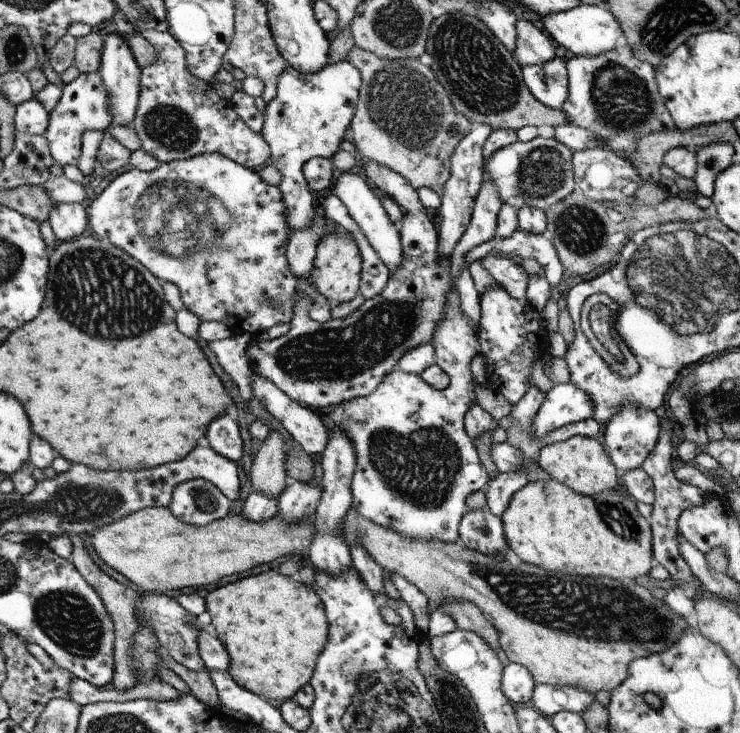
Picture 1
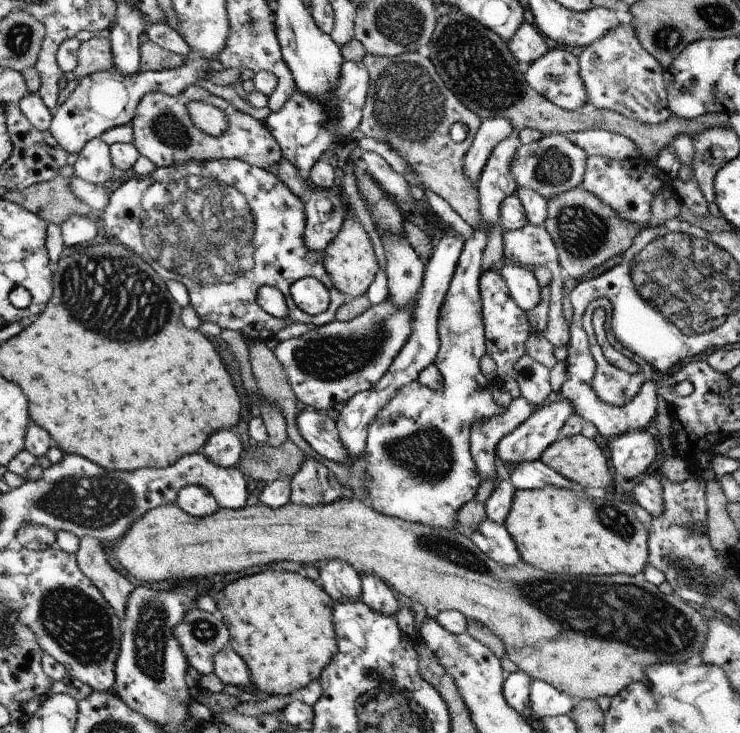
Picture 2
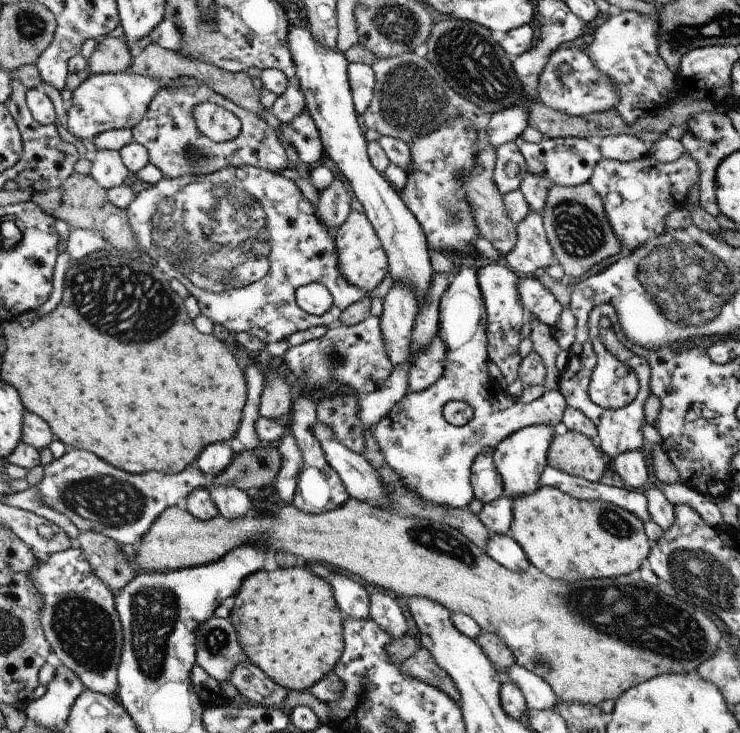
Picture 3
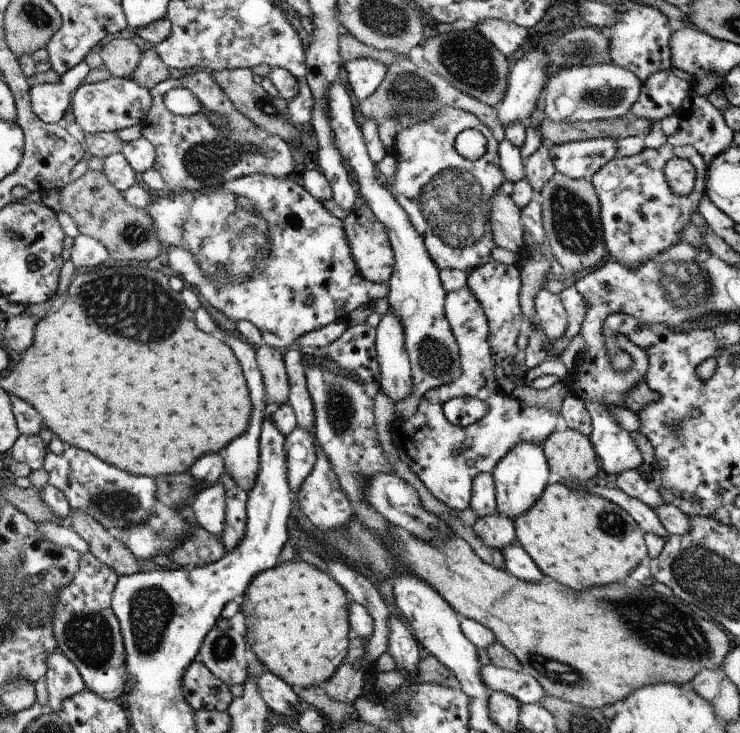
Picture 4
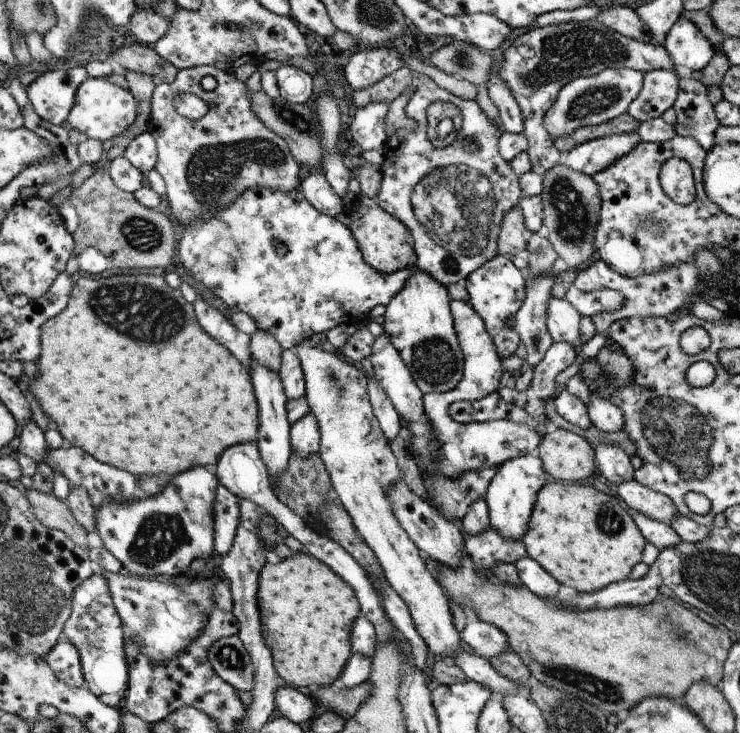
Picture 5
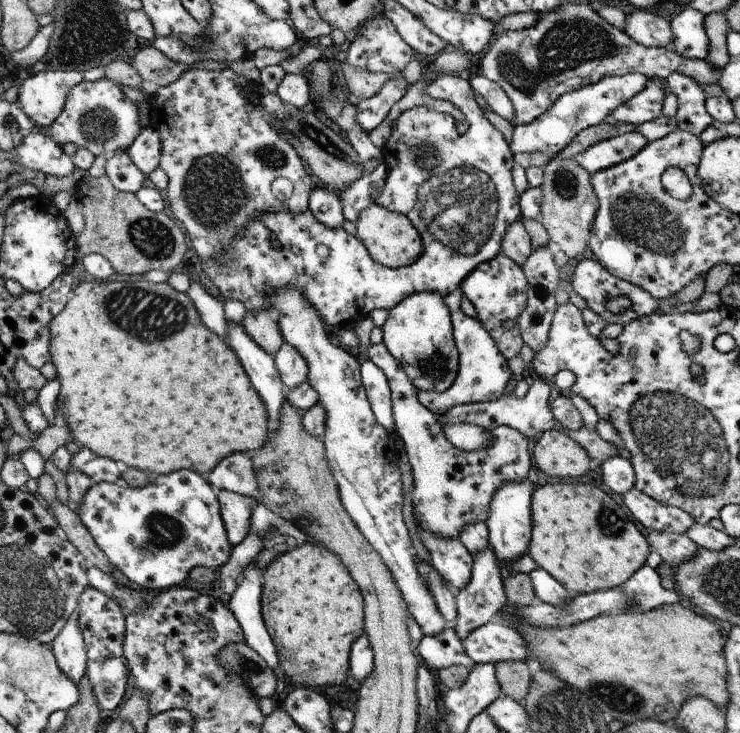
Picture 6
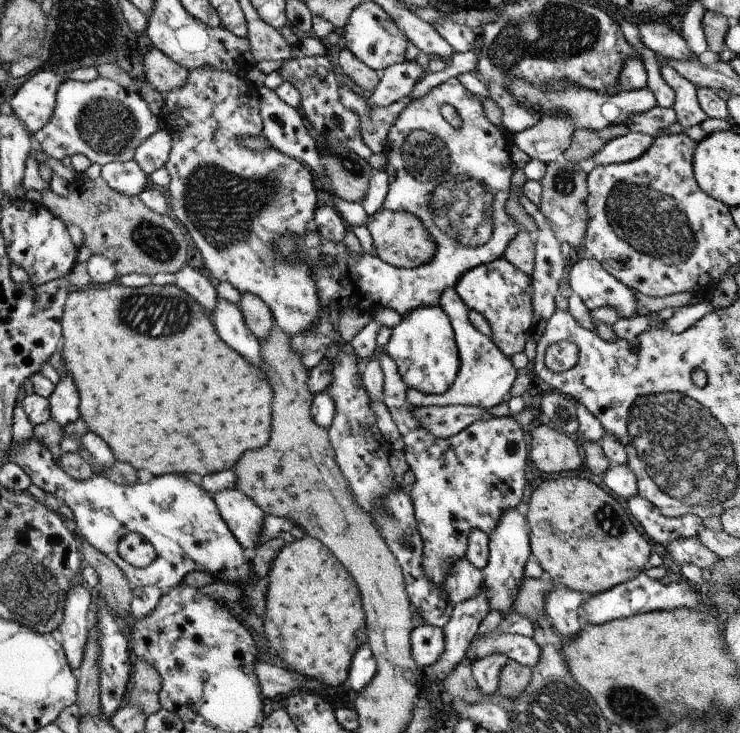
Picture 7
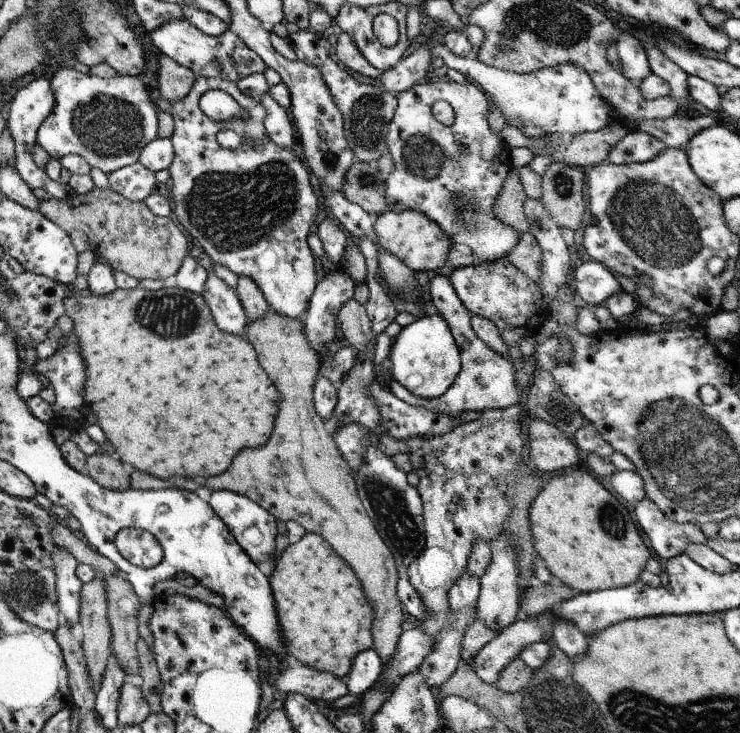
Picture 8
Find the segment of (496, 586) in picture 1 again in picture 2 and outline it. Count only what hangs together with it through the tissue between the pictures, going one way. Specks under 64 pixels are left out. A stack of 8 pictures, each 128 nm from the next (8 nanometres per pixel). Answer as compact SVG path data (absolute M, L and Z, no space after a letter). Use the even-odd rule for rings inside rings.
M349 496L336 502L308 506L308 504L288 503L278 508L272 508L266 505L258 504L245 506L242 509L220 509L211 514L210 517L193 517L184 512L178 505L162 505L155 509L150 509L138 521L133 522L131 529L119 540L114 542L112 549L114 555L120 561L120 564L140 582L162 582L162 580L184 580L192 581L196 579L214 580L214 576L225 576L229 572L240 572L244 568L252 566L264 566L264 564L275 565L278 561L296 561L307 566L309 562L324 562L341 560L350 565L359 575L376 575L380 577L387 585L394 590L398 597L405 601L413 601L422 604L432 613L442 611L457 610L468 619L482 623L489 628L503 643L508 654L508 658L518 666L519 670L525 672L532 679L545 680L548 684L557 688L560 692L575 698L575 700L592 699L600 696L616 696L618 692L625 689L632 683L640 683L646 680L645 675L649 666L675 662L682 664L688 660L698 660L703 646L705 645L709 628L705 617L697 612L692 606L685 603L676 593L667 595L662 593L657 586L650 584L646 579L642 580L642 574L627 575L624 573L615 575L583 575L574 577L573 575L559 575L558 573L546 573L543 570L534 568L526 561L522 560L514 566L500 564L492 560L485 552L482 552L478 545L472 542L472 539L463 530L441 529L426 526L422 523L412 523L402 520L398 517L388 517L377 510L374 510L366 502Z

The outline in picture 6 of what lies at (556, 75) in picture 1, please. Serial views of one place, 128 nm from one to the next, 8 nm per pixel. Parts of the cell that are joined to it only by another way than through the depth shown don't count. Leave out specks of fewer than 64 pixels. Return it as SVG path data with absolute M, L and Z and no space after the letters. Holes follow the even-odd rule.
M641 72L626 73L615 77L604 77L596 84L589 84L562 94L544 114L532 122L513 127L512 138L508 140L510 150L513 154L542 153L548 159L553 159L581 130L604 122L617 106L643 91L647 87L647 79L648 77Z

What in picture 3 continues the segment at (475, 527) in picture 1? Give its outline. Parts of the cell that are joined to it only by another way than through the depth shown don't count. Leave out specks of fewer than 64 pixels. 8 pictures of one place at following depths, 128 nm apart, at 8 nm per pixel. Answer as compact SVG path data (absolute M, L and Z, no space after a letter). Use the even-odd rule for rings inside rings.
M509 534L491 535L485 552L511 571L526 571L531 565L522 547Z

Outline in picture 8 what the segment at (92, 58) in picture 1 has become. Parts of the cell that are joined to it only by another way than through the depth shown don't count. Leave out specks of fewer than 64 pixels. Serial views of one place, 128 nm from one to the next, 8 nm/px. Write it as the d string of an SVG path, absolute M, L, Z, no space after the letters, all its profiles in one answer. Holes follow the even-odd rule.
M162 54L159 69L159 91L161 98L166 98L171 103L178 102L191 92L195 71L182 66L173 58Z

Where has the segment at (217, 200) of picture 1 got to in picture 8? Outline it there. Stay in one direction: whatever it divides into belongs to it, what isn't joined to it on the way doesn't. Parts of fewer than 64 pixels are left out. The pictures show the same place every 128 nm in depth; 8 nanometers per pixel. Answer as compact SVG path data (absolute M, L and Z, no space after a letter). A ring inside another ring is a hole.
M435 78L415 84L410 90L395 94L397 105L393 119L387 132L387 150L392 154L395 170L385 180L386 200L392 211L415 210L424 213L430 220L440 225L440 228L451 238L449 259L444 267L432 272L417 272L417 285L421 286L423 296L418 303L407 303L389 292L387 285L377 271L379 281L385 286L385 291L392 297L397 311L408 312L418 317L425 314L423 306L430 299L431 278L434 275L450 276L452 270L474 265L478 259L484 262L494 262L508 256L509 252L520 240L521 233L511 226L500 222L492 212L495 200L504 184L508 171L512 168L512 148L504 140L490 131L488 112L493 107L485 92L474 82L457 83L456 81L440 81ZM437 100L448 101L455 112L455 121L452 126L440 124L432 114L432 105ZM467 146L468 156L460 154L458 158L450 155L452 148Z

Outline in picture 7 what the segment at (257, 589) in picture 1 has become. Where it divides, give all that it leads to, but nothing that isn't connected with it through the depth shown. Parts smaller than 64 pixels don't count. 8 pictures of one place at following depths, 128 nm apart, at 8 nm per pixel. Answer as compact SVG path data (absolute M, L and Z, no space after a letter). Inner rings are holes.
M306 536L285 546L274 559L268 576L265 611L262 616L264 634L272 651L284 666L308 678L315 678L324 686L340 686L349 675L354 653L368 643L367 618L360 589L354 577L317 538Z

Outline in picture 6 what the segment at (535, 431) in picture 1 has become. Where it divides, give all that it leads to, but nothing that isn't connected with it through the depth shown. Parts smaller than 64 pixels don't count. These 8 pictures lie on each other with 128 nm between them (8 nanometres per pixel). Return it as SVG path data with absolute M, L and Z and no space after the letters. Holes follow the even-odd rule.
M528 478L506 483L492 497L489 517L485 523L489 532L489 546L500 565L510 565L528 553L532 530L532 485Z

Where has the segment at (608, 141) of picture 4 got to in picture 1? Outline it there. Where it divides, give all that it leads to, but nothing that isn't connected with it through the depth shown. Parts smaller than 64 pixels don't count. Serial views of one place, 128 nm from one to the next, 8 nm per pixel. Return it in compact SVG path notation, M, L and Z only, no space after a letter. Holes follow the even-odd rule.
M536 137L531 141L516 141L497 150L485 161L483 168L488 179L499 192L501 201L517 209L526 205L541 208L544 212L556 202L576 190L573 178L573 151L554 137Z

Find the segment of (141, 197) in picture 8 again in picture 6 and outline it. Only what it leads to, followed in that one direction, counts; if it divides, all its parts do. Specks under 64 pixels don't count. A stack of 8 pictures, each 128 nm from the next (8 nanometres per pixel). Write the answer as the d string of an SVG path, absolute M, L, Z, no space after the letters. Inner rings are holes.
M126 151L116 152L107 157L105 175L120 191L138 194L144 184L144 173Z

